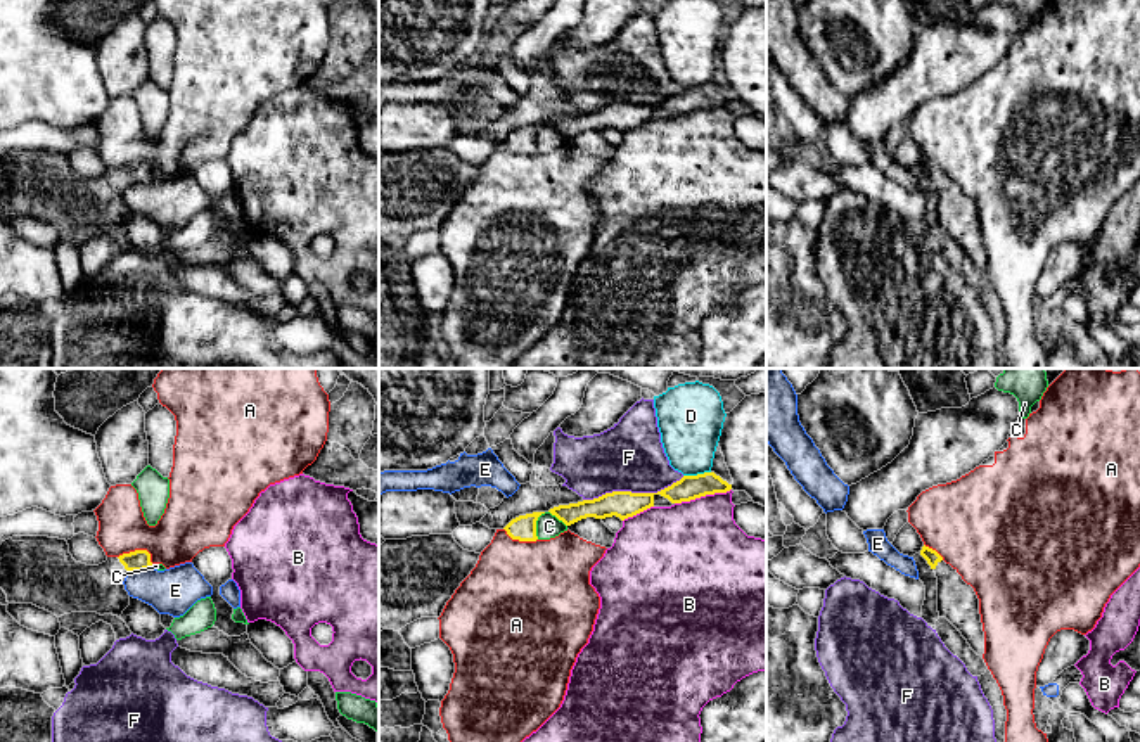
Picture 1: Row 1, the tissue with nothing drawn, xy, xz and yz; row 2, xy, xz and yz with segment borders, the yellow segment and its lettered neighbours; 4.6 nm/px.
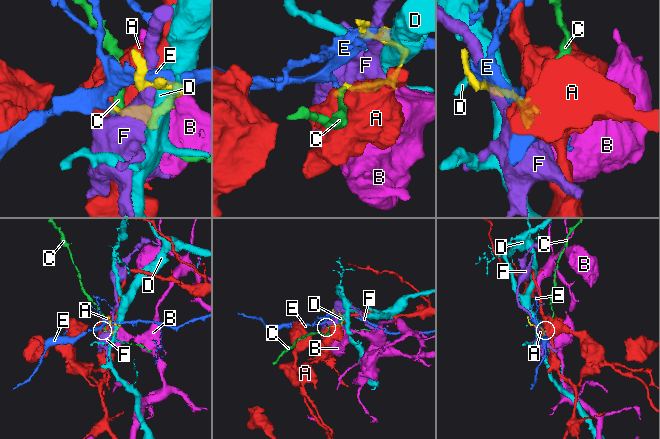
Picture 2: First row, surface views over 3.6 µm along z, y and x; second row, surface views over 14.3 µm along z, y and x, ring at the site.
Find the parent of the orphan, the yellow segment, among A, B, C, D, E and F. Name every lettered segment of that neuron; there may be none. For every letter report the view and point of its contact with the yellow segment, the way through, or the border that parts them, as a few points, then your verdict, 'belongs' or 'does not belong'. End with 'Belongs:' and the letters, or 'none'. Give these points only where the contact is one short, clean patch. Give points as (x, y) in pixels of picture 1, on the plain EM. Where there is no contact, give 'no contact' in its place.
A: xy (139, 163) | along xy (118, 170), (146, 163), (153, 175) | does not belong
B: xz (703, 108) | does not belong
C: xz (535, 137) | does not belong
D: xz (698, 87) | does not belong
E: xy (139, 182) | does not belong
F: xz (634, 106) | does not belong
Belongs: none

